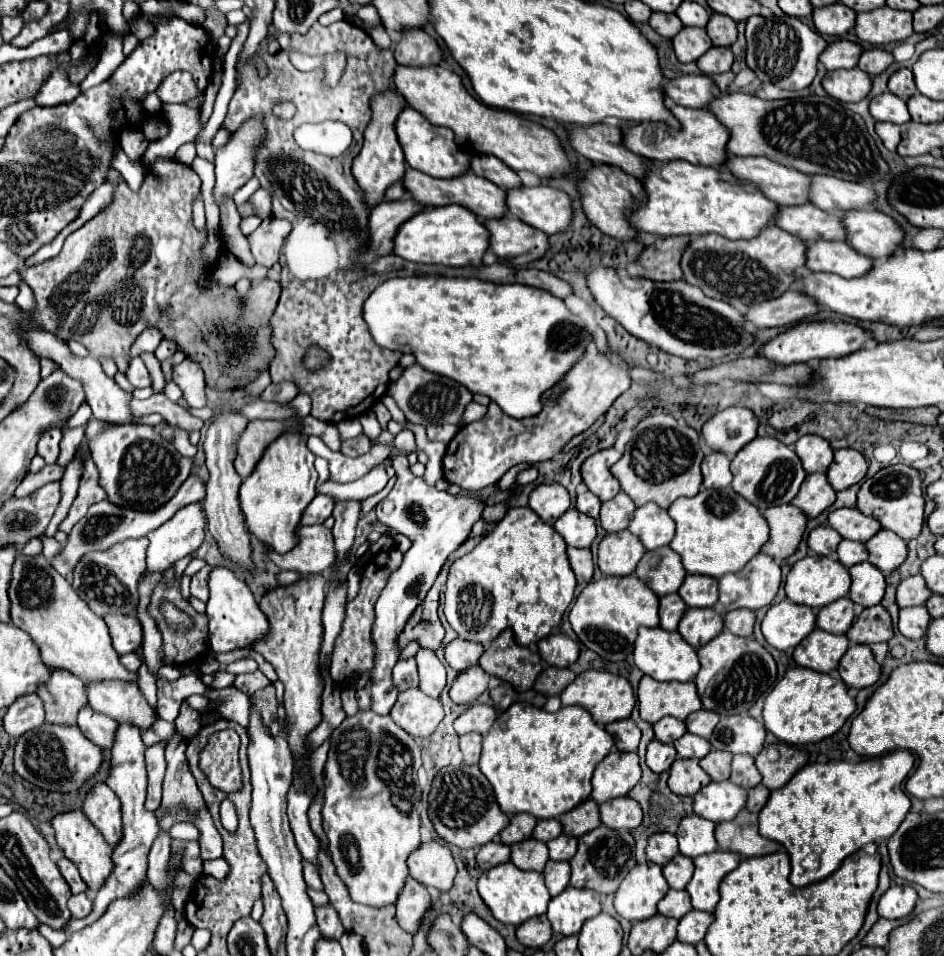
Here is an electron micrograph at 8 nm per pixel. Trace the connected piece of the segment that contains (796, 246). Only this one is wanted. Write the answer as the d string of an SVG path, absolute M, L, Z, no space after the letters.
M774 225L764 227L754 239L740 241L726 239L716 233L704 233L690 239L686 251L682 253L680 267L690 285L700 287L708 297L726 301L744 311L750 303L774 299L788 291L796 269L806 263L804 251L806 243Z

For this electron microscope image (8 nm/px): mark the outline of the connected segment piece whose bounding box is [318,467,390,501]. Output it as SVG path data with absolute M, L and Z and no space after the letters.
M382 467L372 469L370 473L366 473L364 477L352 481L352 483L334 483L334 481L326 481L318 487L318 493L326 493L328 497L332 497L334 501L362 501L378 491L382 491L388 483L388 475Z

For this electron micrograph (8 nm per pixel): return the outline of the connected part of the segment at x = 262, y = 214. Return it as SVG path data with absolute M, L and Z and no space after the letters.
M258 189L248 201L250 201L256 217L260 217L260 219L268 219L270 217L270 195L268 195L268 191Z

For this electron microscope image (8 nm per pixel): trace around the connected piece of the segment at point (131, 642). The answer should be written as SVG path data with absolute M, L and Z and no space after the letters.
M116 613L110 617L104 617L104 621L110 629L110 637L116 653L120 655L132 653L142 643L142 625L136 617Z

